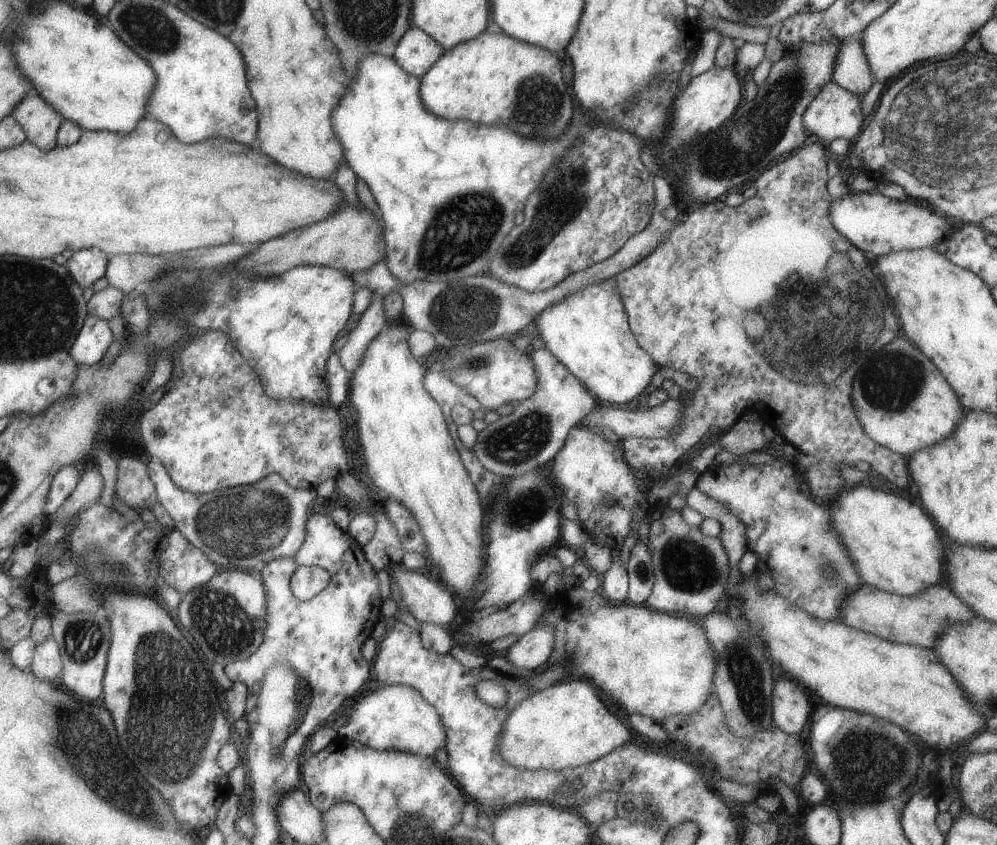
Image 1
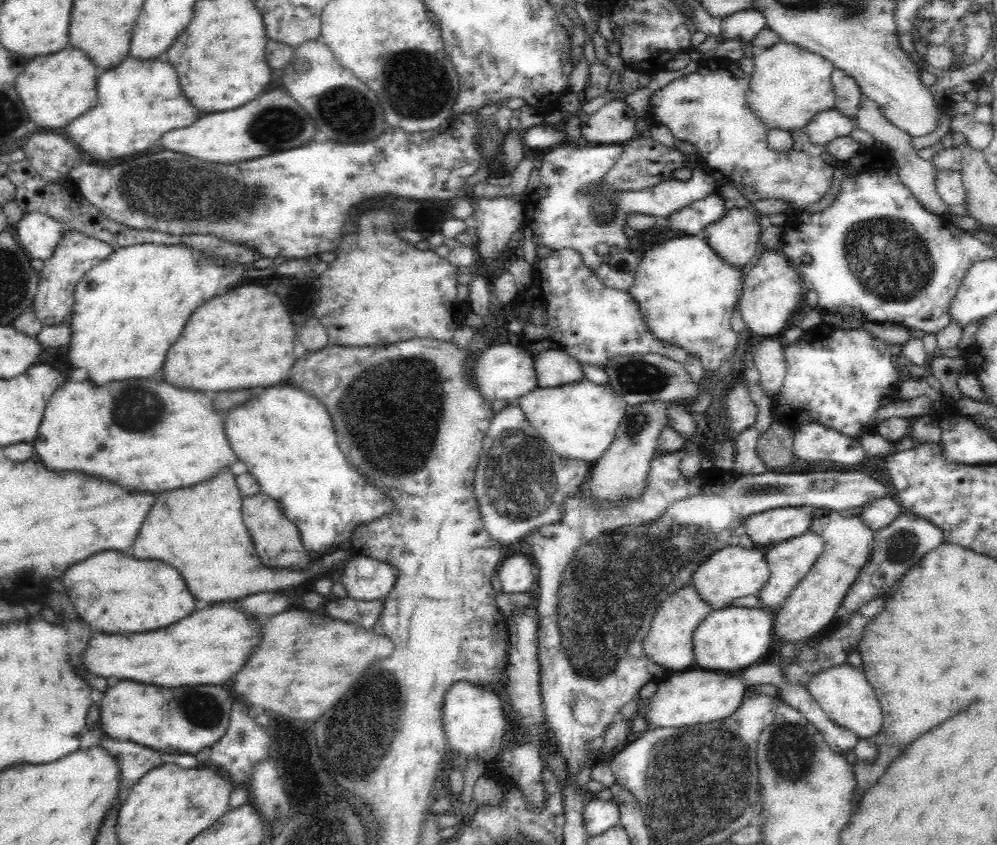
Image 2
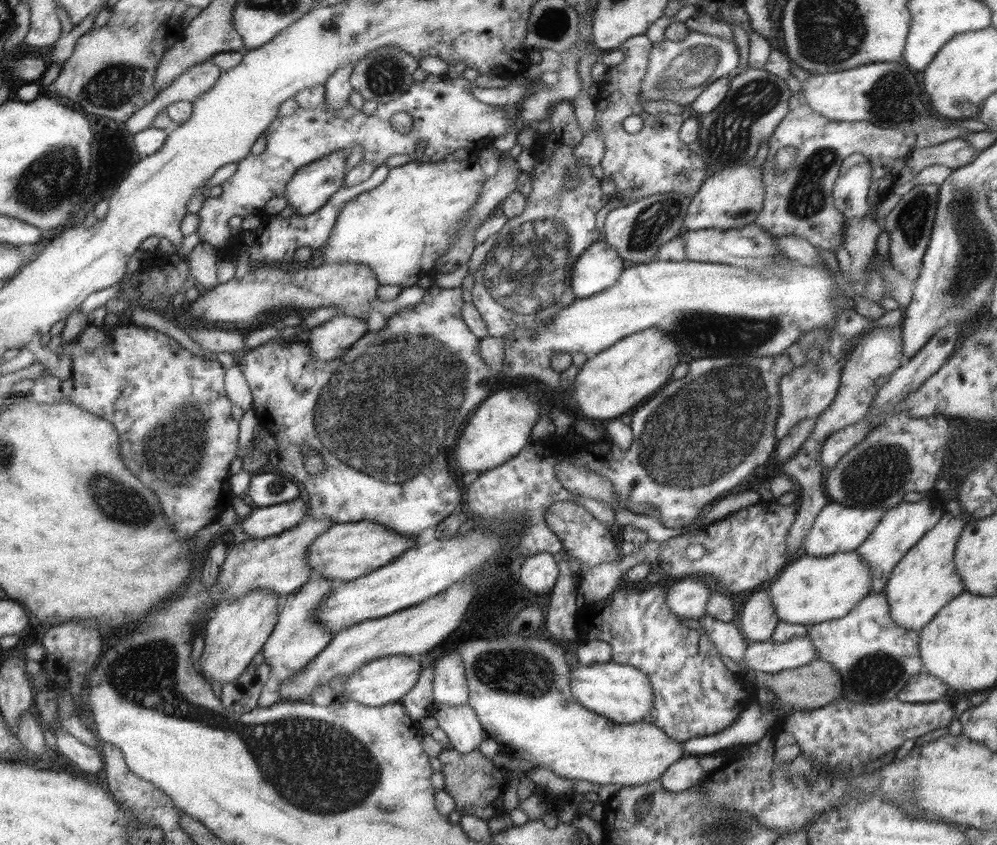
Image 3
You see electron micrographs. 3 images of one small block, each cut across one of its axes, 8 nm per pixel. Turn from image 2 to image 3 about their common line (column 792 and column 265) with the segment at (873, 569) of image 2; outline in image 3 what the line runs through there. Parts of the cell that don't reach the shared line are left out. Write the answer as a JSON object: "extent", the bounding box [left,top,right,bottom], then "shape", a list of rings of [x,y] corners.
{"extent":[261,574,334,681],"shape":[[[311,574],[309,579],[296,591],[285,596],[285,604],[278,613],[273,631],[267,637],[261,652],[266,663],[281,681],[296,675],[314,656],[321,652],[334,635],[313,620],[313,611],[324,602],[331,589],[331,579]]]}

